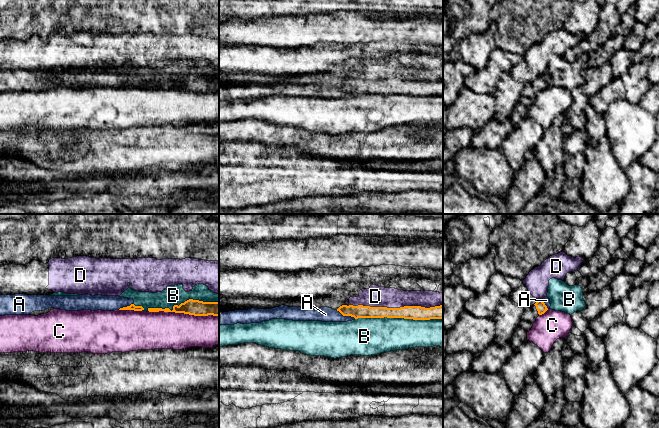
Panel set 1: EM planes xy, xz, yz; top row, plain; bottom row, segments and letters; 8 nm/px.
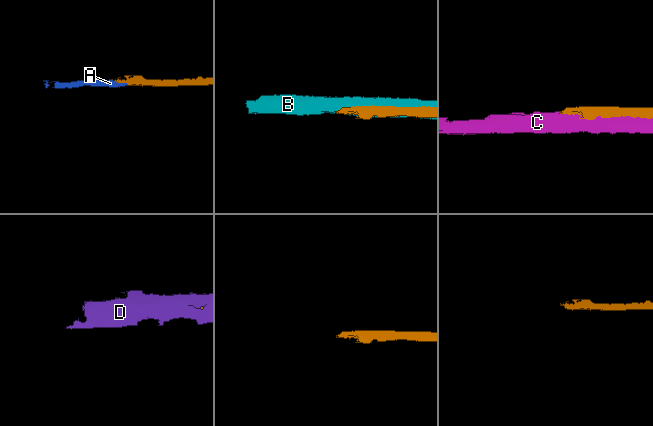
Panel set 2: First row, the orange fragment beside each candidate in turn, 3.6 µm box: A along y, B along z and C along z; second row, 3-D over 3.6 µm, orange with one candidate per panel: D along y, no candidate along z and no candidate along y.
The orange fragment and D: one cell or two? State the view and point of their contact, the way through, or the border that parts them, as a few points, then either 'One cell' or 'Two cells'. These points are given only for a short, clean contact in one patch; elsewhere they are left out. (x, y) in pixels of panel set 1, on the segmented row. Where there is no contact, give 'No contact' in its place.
Touches orange at xz (396, 308). Two cells

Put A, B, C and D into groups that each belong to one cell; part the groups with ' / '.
A / B / C / D

